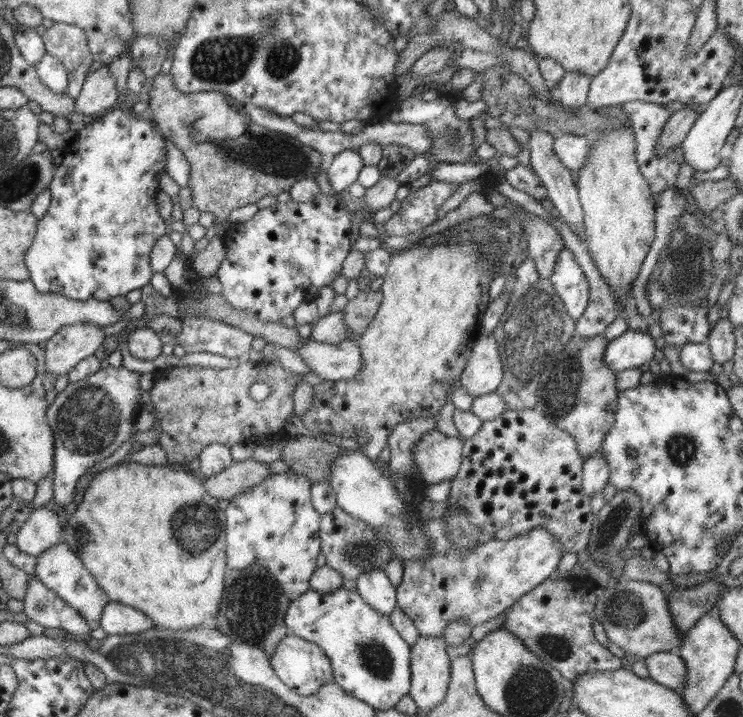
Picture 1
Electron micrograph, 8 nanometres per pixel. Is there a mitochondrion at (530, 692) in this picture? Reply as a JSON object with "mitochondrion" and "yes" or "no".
{"mitochondrion":"yes"}

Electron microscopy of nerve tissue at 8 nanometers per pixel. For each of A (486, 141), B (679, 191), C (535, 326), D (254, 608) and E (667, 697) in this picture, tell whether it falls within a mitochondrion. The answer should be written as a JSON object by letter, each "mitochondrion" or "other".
{"A":"other","B":"other","C":"mitochondrion","D":"mitochondrion","E":"other"}

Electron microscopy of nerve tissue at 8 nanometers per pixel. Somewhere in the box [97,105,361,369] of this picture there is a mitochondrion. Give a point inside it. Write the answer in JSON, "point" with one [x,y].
{"point":[275,157]}

